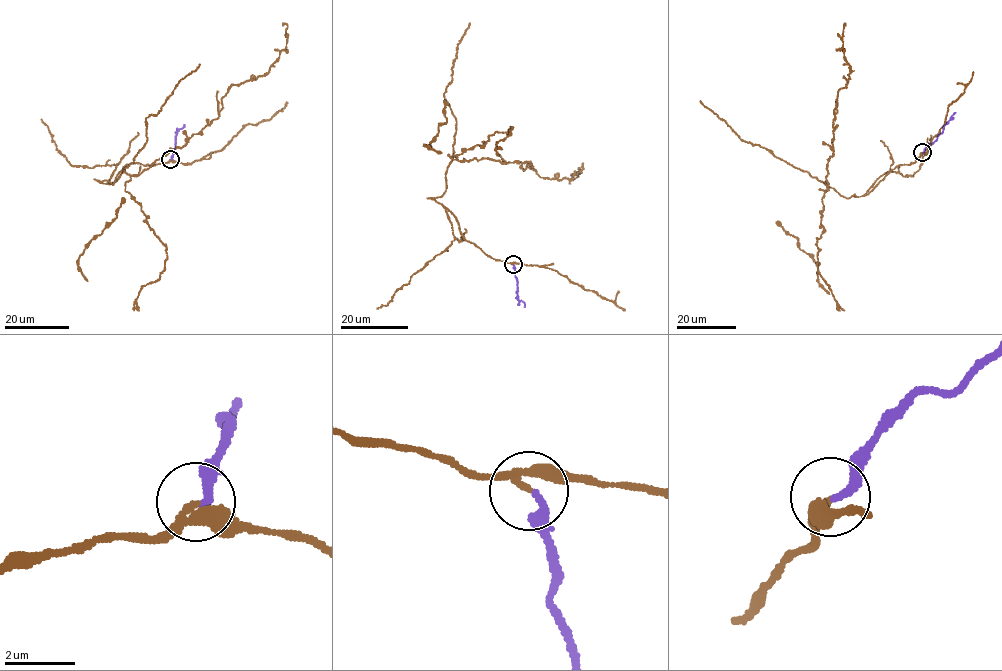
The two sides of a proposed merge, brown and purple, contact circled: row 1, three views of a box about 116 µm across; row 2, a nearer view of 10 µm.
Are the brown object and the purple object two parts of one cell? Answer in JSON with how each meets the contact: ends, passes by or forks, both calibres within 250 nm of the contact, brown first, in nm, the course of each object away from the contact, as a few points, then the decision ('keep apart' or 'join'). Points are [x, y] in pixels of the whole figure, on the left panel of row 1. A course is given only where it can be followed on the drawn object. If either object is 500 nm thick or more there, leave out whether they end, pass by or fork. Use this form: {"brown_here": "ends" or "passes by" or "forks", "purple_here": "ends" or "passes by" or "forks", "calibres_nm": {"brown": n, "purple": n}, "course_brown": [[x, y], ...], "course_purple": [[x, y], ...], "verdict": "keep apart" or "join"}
{"brown_here": "passes by", "purple_here": "ends", "calibres_nm": {"brown": 130, "purple": 220}, "course_brown": [[170, 159], [100, 183], [138, 175], [215, 120], [230, 86], [264, 76], [285, 48], [282, 25]], "course_purple": [[170, 159], [176, 133], [183, 124]], "verdict": "keep apart"}

